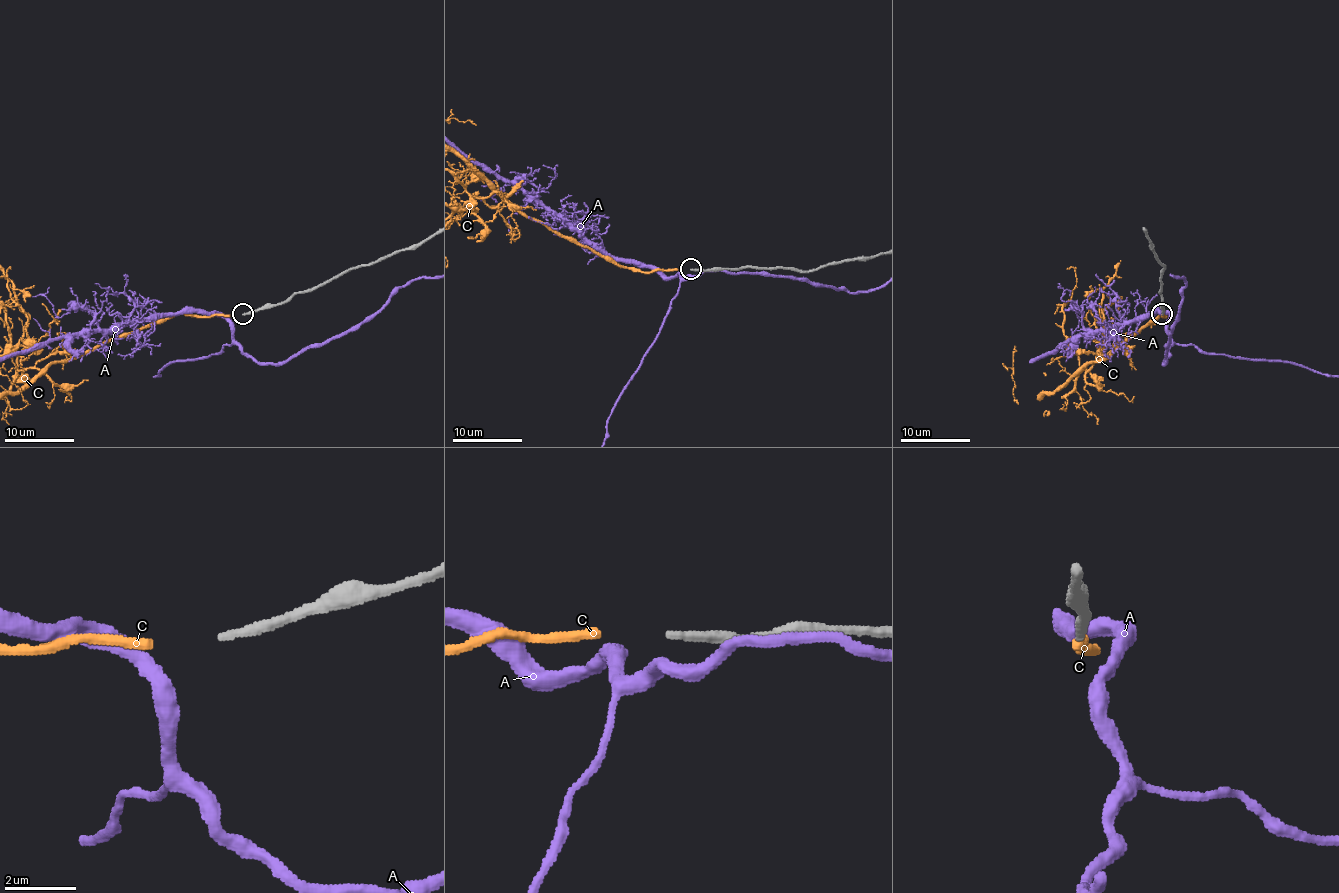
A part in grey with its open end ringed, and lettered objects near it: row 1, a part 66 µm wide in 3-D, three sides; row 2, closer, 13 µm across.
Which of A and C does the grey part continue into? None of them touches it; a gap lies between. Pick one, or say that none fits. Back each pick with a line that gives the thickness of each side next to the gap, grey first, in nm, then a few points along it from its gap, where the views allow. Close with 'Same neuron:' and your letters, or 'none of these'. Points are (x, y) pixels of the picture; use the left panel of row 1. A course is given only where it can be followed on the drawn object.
C: 240 nm thick on the grey side, 280 nm on the other
Same neuron: C

